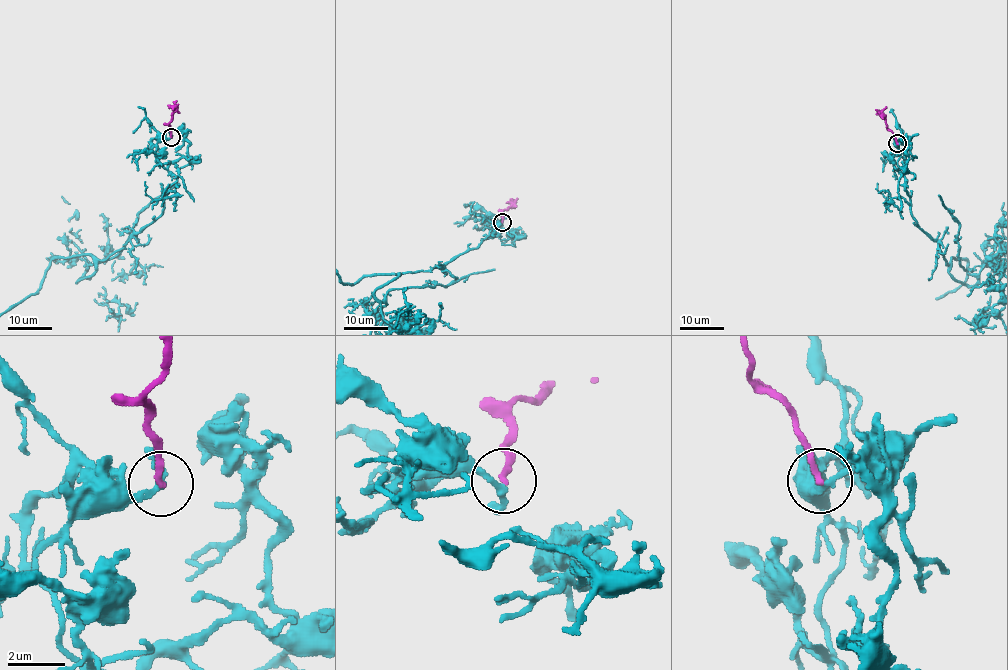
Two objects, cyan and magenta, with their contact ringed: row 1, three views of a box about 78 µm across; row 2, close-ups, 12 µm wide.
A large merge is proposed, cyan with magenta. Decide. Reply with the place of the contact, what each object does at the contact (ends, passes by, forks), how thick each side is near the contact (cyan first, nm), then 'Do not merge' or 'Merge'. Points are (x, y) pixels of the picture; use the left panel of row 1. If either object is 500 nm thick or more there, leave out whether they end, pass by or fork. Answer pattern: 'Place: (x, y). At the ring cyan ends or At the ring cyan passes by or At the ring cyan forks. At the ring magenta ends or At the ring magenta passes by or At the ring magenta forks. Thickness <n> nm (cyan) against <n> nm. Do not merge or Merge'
Place: (171, 137). At the ring cyan passes by. At the ring magenta ends. Thickness 200 nm (cyan) against 240 nm. Do not merge

